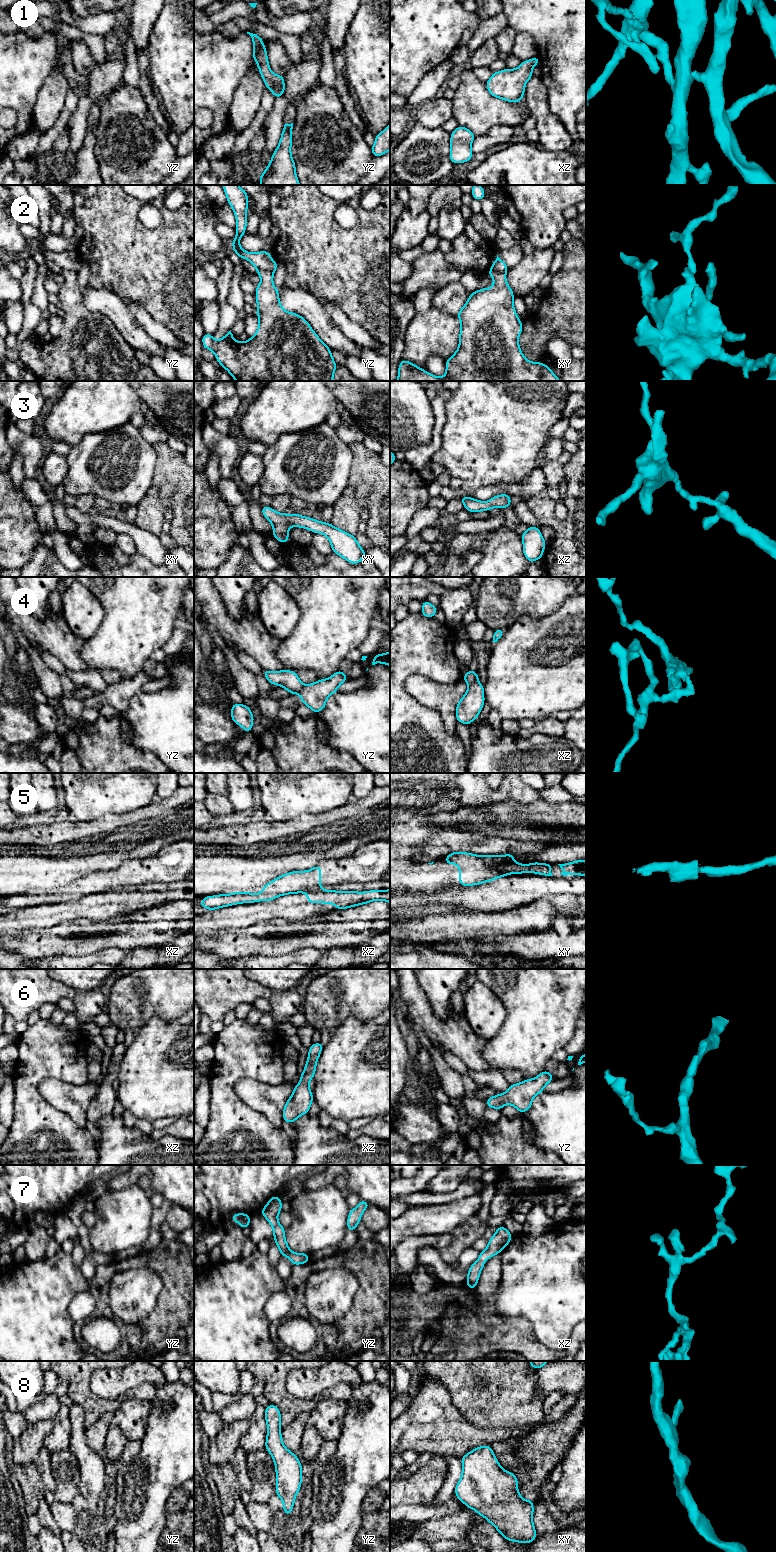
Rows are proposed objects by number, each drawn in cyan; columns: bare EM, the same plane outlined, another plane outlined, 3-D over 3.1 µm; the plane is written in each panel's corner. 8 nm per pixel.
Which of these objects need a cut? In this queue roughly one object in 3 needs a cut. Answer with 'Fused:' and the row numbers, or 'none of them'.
Fused: 2, 4, 5

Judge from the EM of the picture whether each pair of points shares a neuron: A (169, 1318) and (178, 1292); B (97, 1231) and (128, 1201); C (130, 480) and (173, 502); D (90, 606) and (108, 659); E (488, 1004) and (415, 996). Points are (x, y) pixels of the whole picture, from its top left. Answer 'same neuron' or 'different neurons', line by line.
A: same neuron
B: same neuron
C: different neurons
D: different neurons
E: different neurons

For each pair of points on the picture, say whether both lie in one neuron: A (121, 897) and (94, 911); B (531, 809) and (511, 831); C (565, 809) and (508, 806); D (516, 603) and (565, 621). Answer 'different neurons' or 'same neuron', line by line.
A: same neuron
B: same neuron
C: same neuron
D: different neurons

